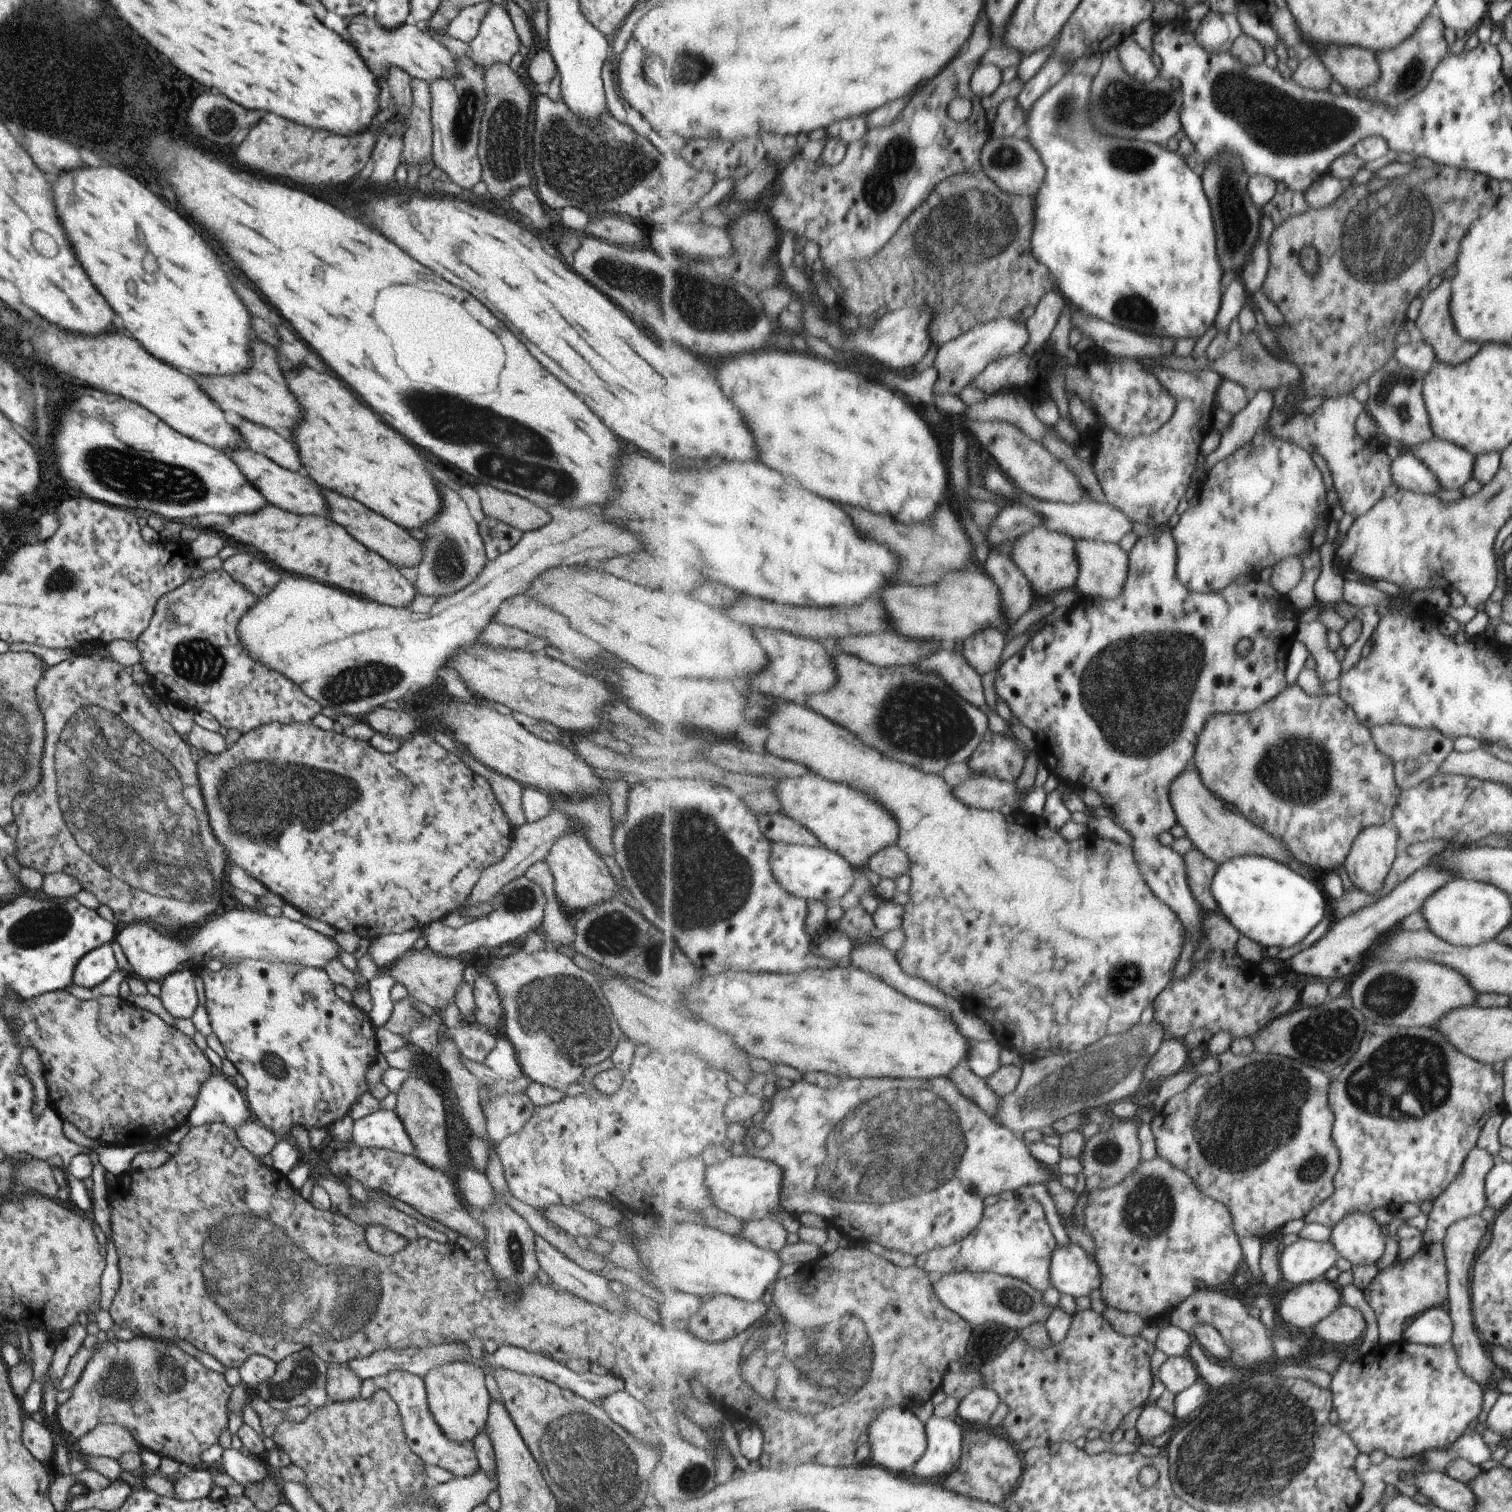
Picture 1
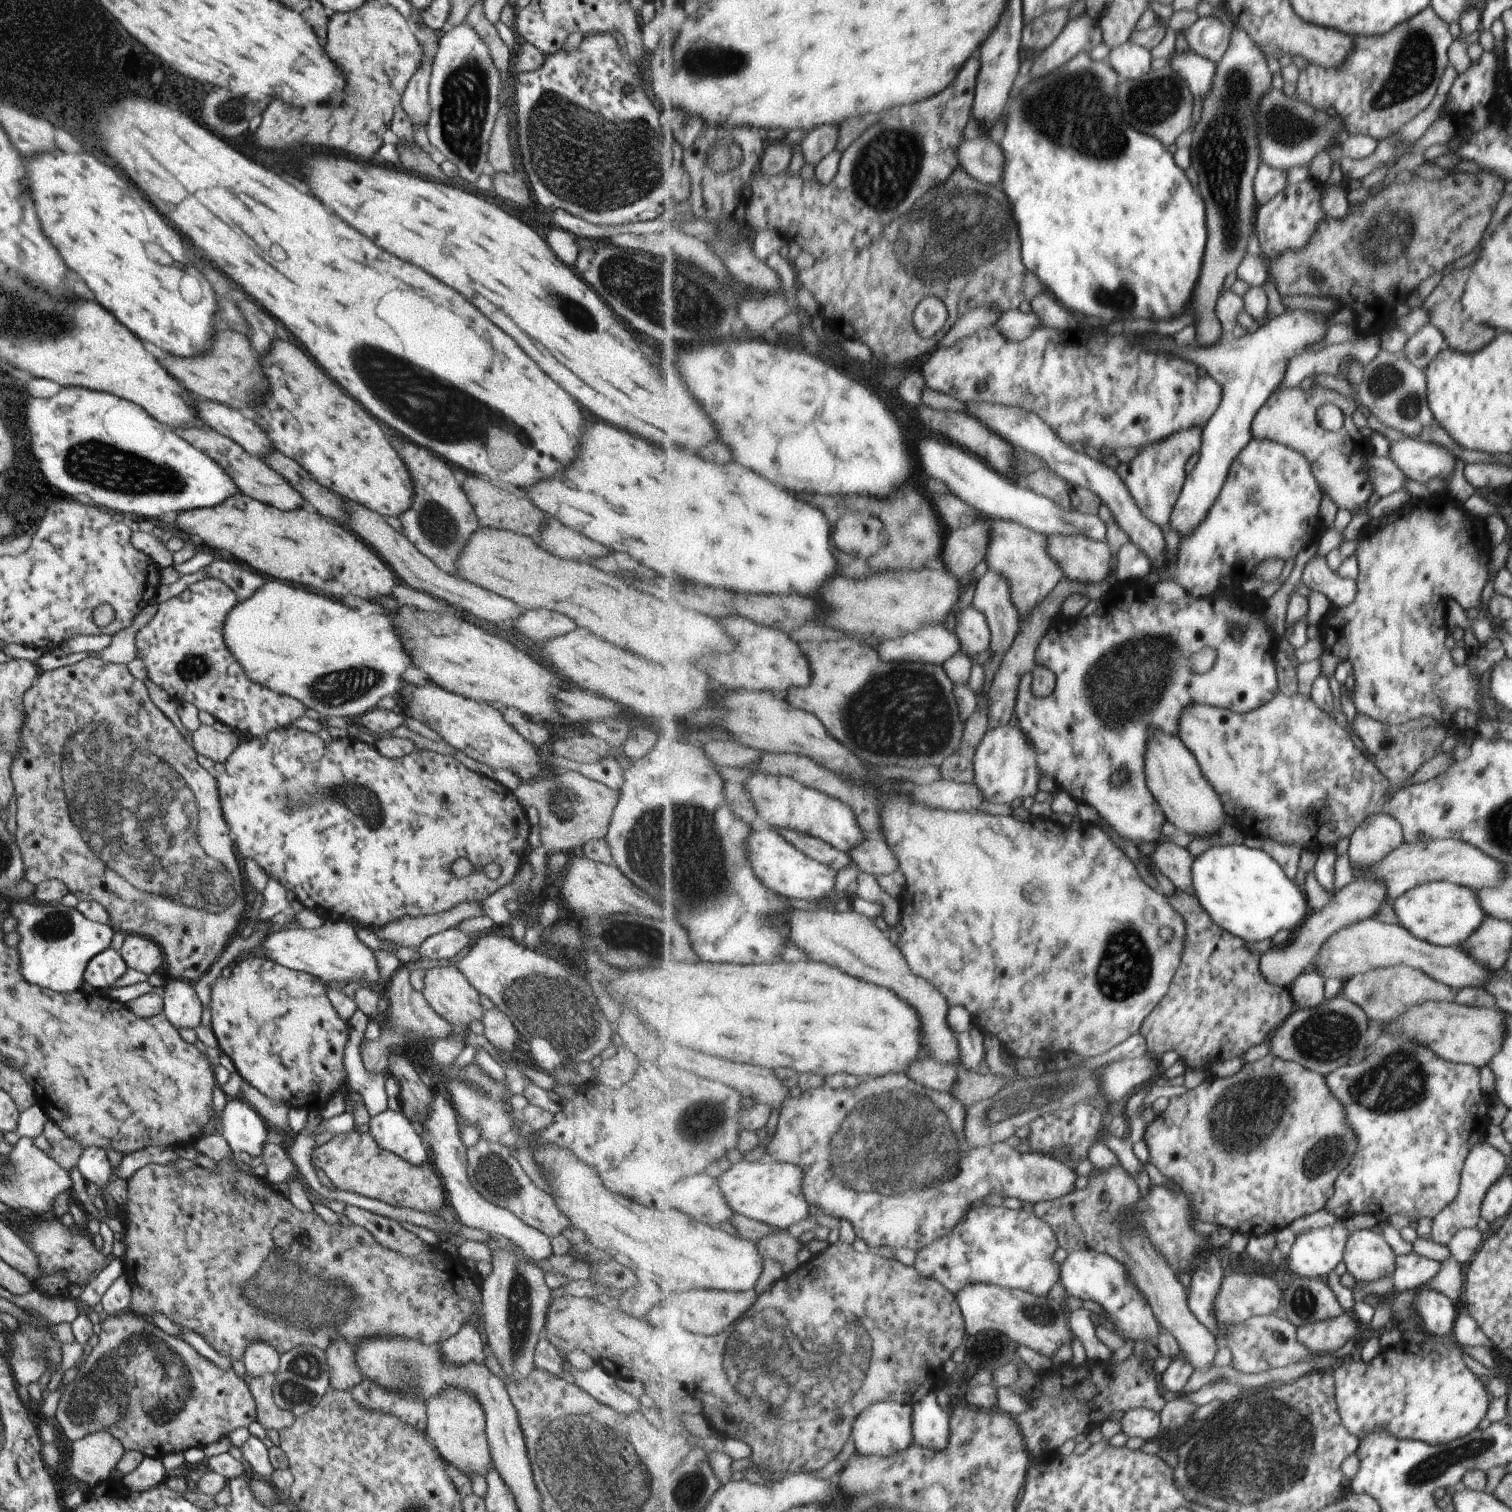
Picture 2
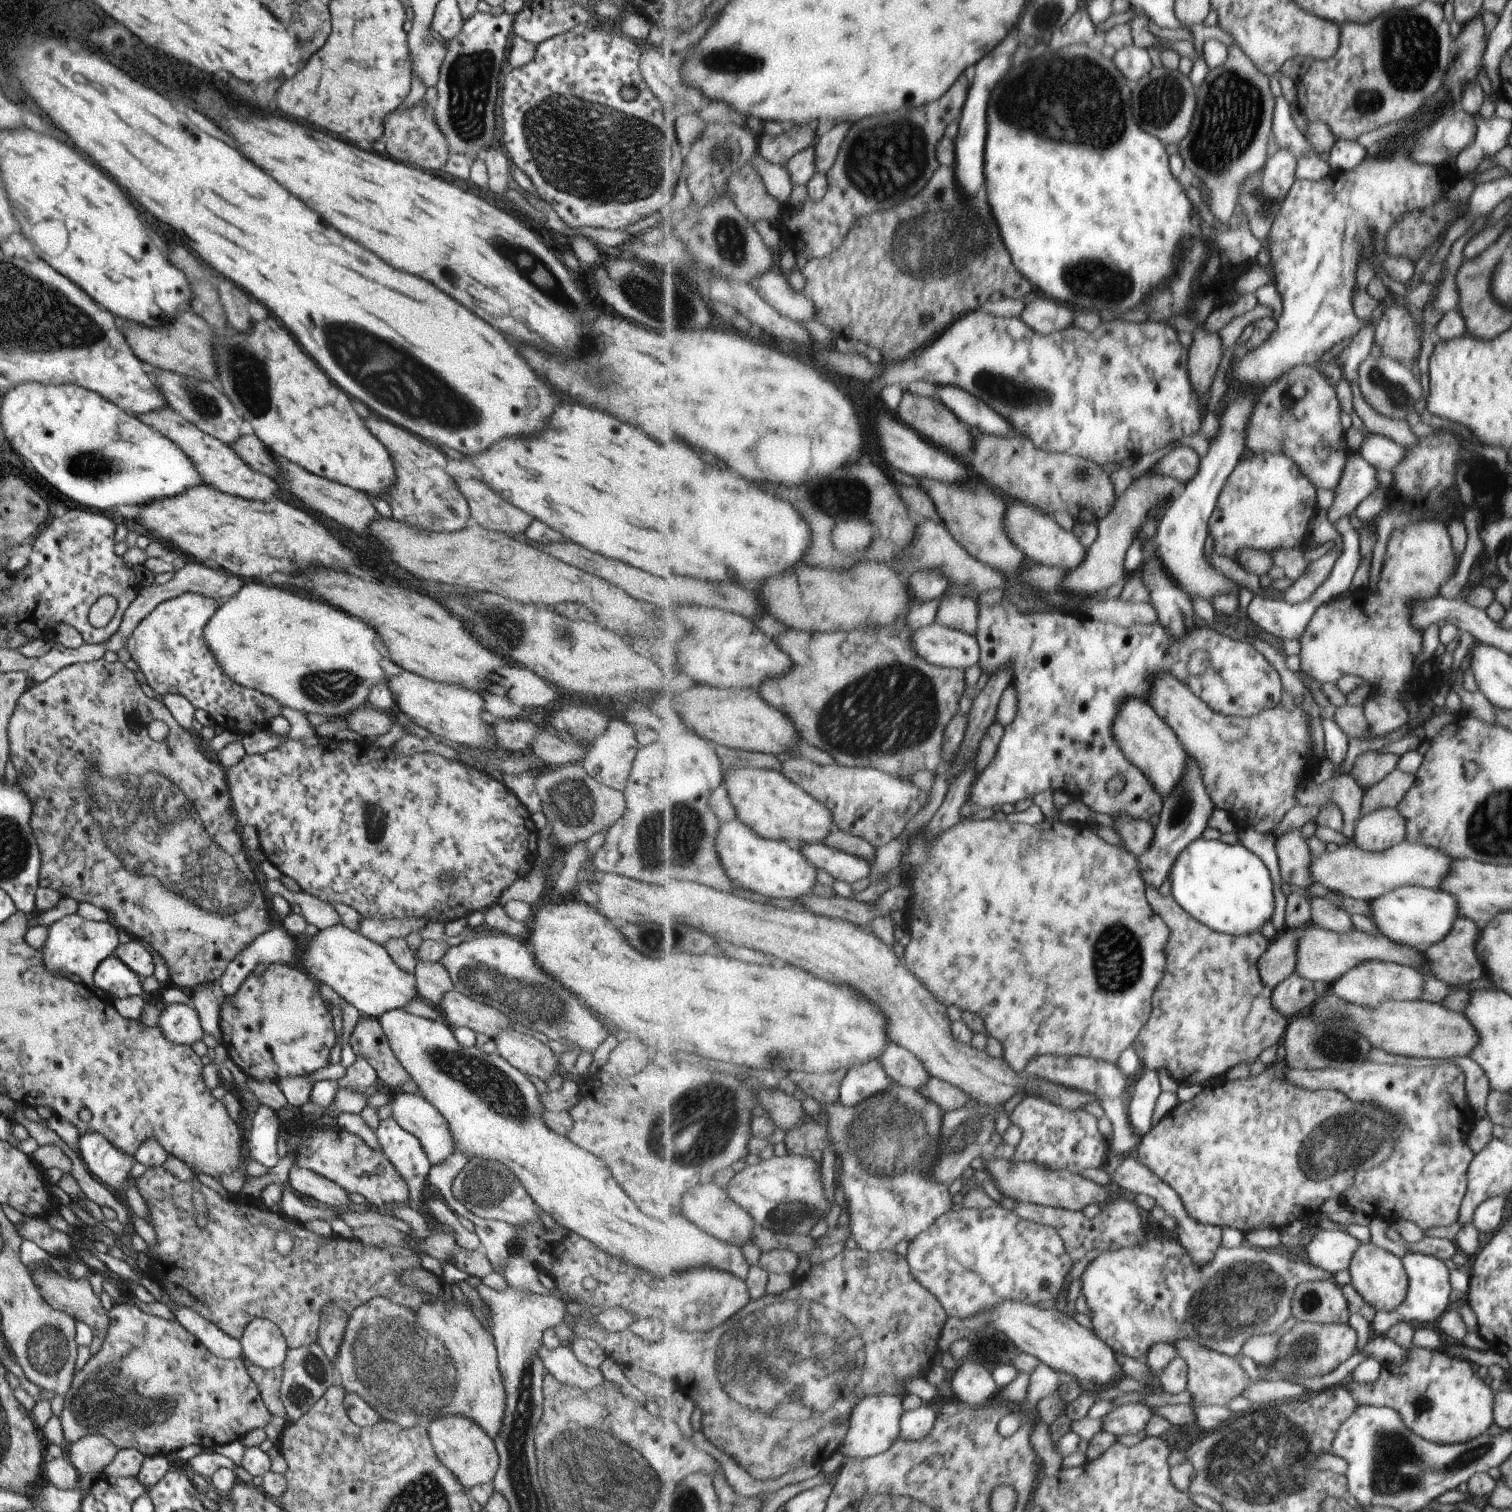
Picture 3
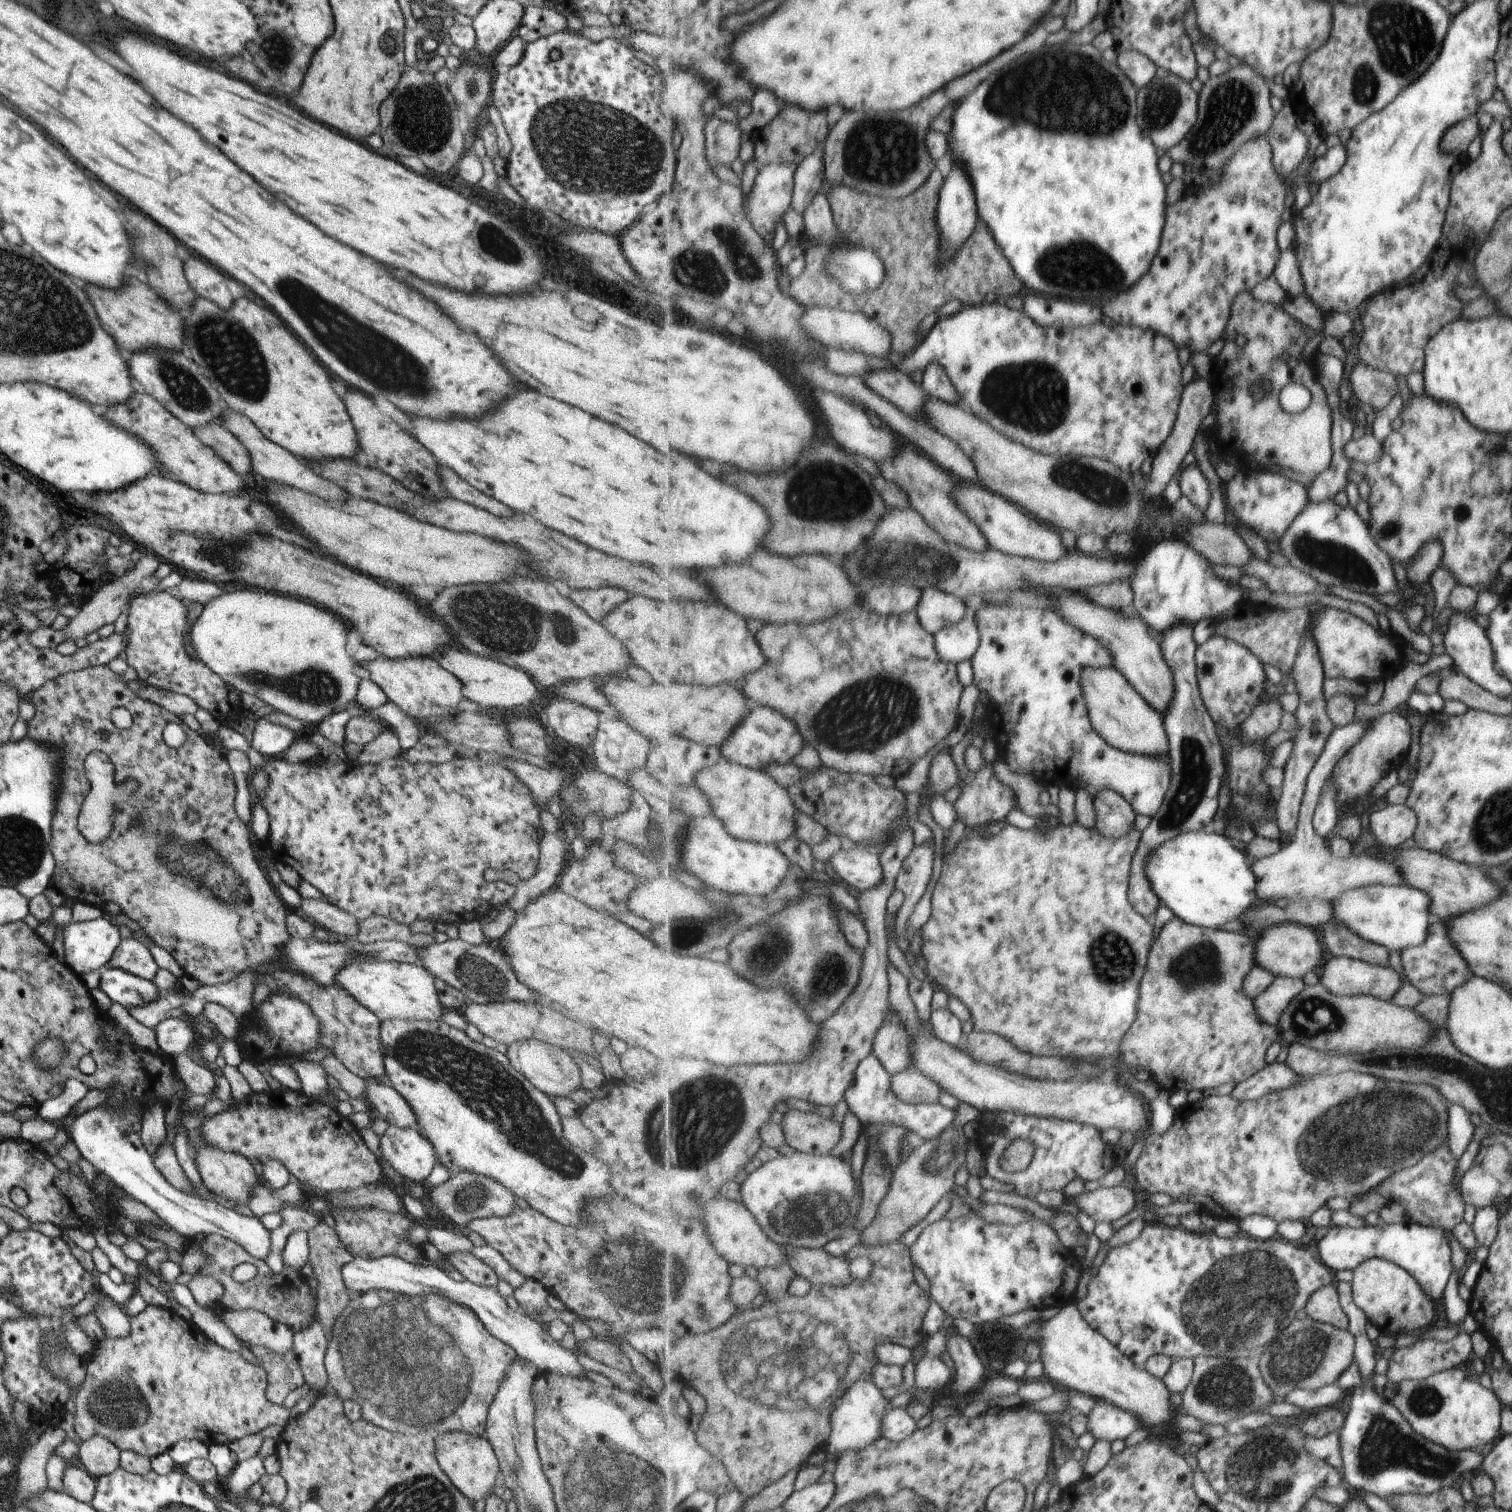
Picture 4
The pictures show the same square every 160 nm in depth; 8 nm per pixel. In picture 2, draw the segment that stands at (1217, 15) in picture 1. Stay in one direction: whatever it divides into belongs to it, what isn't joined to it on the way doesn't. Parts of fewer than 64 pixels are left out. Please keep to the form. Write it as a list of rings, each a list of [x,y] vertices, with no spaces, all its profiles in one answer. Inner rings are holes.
[[[1212,16],[1198,19],[1185,31],[1192,50],[1218,64],[1231,46],[1234,24],[1224,24]]]

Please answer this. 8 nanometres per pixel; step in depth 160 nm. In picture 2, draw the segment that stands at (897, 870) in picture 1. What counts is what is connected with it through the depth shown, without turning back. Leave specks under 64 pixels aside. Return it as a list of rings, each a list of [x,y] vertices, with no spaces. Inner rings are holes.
[[[870,833],[864,839],[851,856],[857,866],[866,872],[876,876],[892,874],[901,866],[901,862],[889,845],[887,836],[884,833]]]

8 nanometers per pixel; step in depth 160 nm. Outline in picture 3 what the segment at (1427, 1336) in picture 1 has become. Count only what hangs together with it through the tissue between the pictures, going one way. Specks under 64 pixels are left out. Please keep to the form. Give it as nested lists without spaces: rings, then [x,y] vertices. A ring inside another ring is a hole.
[[[1408,1252],[1402,1260],[1410,1276],[1410,1290],[1407,1292],[1407,1299],[1400,1304],[1399,1308],[1394,1308],[1390,1312],[1380,1310],[1369,1319],[1375,1335],[1385,1335],[1398,1322],[1410,1323],[1415,1320],[1422,1324],[1430,1324],[1430,1322],[1442,1318],[1442,1312],[1450,1306],[1450,1294],[1454,1294],[1454,1290],[1450,1290],[1450,1274],[1448,1274],[1448,1268],[1442,1262],[1442,1258],[1426,1256],[1422,1252]]]

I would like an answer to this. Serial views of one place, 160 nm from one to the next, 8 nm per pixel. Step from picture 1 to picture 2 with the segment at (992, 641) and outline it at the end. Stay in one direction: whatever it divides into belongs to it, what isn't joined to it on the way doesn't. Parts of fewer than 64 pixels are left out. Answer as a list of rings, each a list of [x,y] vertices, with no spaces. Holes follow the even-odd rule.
[[[971,604],[957,614],[956,621],[956,633],[962,641],[966,655],[974,657],[991,650],[993,632],[984,611]]]

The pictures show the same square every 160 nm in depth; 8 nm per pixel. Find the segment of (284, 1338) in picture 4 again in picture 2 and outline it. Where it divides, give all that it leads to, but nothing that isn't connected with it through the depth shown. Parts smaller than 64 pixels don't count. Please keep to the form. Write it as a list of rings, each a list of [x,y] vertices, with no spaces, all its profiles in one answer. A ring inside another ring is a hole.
[[[254,1341],[246,1347],[241,1360],[245,1364],[246,1375],[251,1378],[275,1373],[280,1357],[279,1352],[270,1343]]]

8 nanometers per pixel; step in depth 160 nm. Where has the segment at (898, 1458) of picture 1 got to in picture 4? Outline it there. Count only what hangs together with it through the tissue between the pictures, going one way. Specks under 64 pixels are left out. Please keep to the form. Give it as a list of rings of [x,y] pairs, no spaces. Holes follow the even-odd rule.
[[[859,1380],[850,1391],[837,1400],[831,1410],[832,1434],[828,1442],[827,1456],[846,1454],[872,1446],[883,1436],[883,1422],[891,1410],[890,1400],[882,1394],[882,1389],[874,1382]]]

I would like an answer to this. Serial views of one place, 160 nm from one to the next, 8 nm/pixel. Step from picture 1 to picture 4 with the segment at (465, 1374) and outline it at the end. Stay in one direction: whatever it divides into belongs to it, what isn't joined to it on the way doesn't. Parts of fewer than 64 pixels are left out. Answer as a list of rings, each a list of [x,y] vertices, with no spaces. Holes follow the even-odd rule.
[[[463,1432],[439,1434],[435,1437],[435,1457],[452,1484],[472,1503],[486,1498],[500,1479],[499,1462],[490,1441]]]

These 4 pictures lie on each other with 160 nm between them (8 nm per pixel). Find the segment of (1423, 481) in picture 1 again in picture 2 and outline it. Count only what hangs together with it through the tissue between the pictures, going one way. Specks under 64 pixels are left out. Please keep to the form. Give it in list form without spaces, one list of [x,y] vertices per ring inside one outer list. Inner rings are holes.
[[[1371,452],[1363,460],[1363,472],[1372,485],[1373,492],[1380,498],[1403,489],[1404,481],[1408,479],[1389,456],[1379,457]]]

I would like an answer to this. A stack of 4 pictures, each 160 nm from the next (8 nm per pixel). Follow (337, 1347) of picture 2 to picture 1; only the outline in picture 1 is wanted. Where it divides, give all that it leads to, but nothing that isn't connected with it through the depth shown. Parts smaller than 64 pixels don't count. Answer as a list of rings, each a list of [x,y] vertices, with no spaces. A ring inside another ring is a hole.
[[[345,1364],[327,1368],[327,1397],[334,1402],[350,1402],[361,1397],[361,1380]]]

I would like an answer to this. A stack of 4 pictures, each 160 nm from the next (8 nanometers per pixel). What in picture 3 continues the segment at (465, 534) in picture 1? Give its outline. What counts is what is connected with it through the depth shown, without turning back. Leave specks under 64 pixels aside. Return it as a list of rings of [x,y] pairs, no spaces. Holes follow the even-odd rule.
[[[368,416],[364,422],[368,430],[387,448],[395,468],[395,483],[385,494],[394,519],[425,531],[436,532],[459,531],[471,523],[468,503],[459,491],[456,480],[446,472],[447,460],[444,454],[388,420],[378,422],[378,418]]]

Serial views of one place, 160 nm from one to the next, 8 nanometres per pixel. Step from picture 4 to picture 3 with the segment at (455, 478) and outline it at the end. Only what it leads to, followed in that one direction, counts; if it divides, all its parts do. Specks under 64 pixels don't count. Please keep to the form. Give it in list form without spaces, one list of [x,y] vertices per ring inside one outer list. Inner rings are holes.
[[[456,478],[457,487],[464,495],[471,512],[471,522],[491,531],[498,531],[510,536],[524,533],[532,522],[532,516],[514,508],[496,496],[482,480],[476,478]]]

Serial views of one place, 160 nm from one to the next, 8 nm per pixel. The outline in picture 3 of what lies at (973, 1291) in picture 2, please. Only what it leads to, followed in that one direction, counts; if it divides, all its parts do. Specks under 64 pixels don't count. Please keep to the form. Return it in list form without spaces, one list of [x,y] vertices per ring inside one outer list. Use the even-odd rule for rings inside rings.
[[[1010,1300],[1000,1304],[998,1308],[986,1308],[976,1316],[962,1319],[950,1319],[944,1338],[940,1340],[941,1351],[947,1352],[957,1340],[968,1339],[980,1328],[996,1328],[1004,1332],[1015,1344],[1016,1352],[1026,1352],[1038,1356],[1042,1363],[1052,1366],[1054,1370],[1068,1372],[1075,1379],[1075,1384],[1080,1382],[1096,1382],[1096,1385],[1108,1386],[1114,1380],[1121,1381],[1125,1378],[1124,1368],[1118,1362],[1116,1352],[1094,1330],[1082,1326],[1073,1316],[1057,1309],[1043,1310],[1036,1304],[1022,1300]]]

